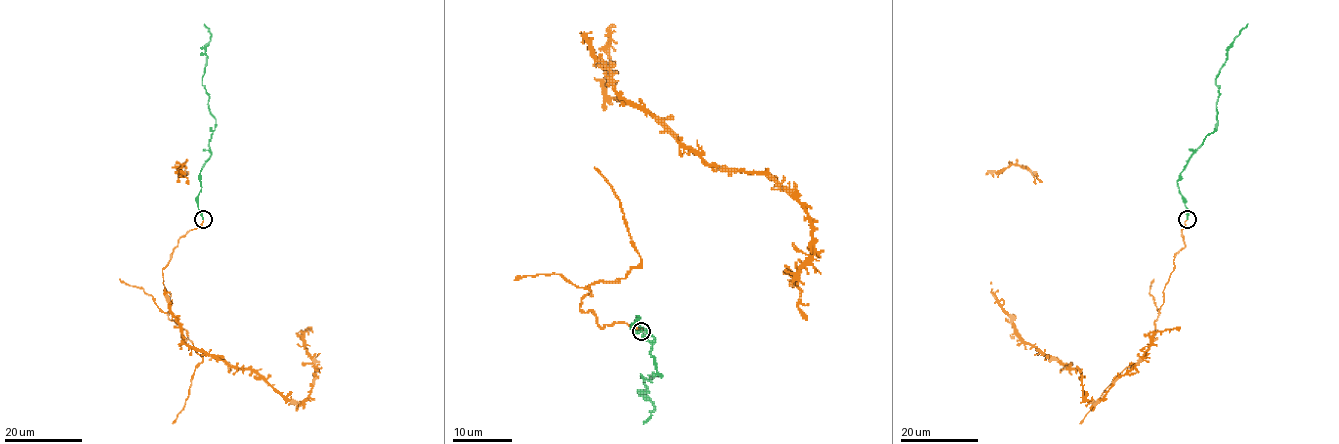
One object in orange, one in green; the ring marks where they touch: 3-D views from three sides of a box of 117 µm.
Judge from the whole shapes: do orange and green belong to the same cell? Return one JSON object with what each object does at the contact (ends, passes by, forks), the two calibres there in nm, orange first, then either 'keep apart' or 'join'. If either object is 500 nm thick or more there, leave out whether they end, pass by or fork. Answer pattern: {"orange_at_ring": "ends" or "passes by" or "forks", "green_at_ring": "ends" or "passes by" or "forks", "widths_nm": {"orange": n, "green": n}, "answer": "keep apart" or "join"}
{"orange_at_ring": "ends", "green_at_ring": "ends", "widths_nm": {"orange": 200, "green": 240}, "answer": "join"}

